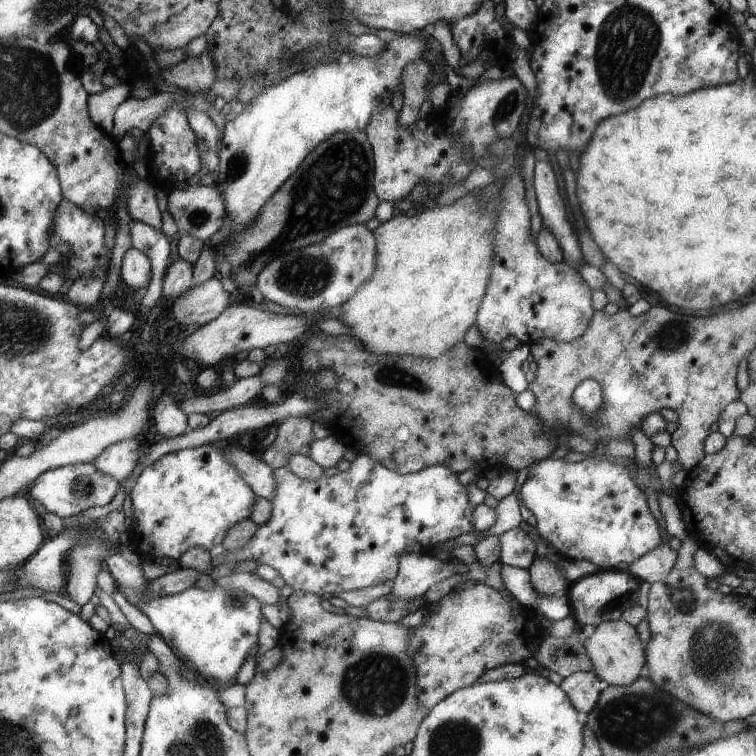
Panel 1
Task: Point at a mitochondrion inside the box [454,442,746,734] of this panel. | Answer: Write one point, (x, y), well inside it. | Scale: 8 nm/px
(714, 646)

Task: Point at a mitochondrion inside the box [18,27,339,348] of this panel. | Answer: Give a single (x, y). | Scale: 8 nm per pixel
(235, 167)

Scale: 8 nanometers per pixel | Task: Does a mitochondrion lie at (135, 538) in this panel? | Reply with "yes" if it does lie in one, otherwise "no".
no

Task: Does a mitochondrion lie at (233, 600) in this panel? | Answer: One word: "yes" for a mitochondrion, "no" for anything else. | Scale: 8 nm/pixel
yes

